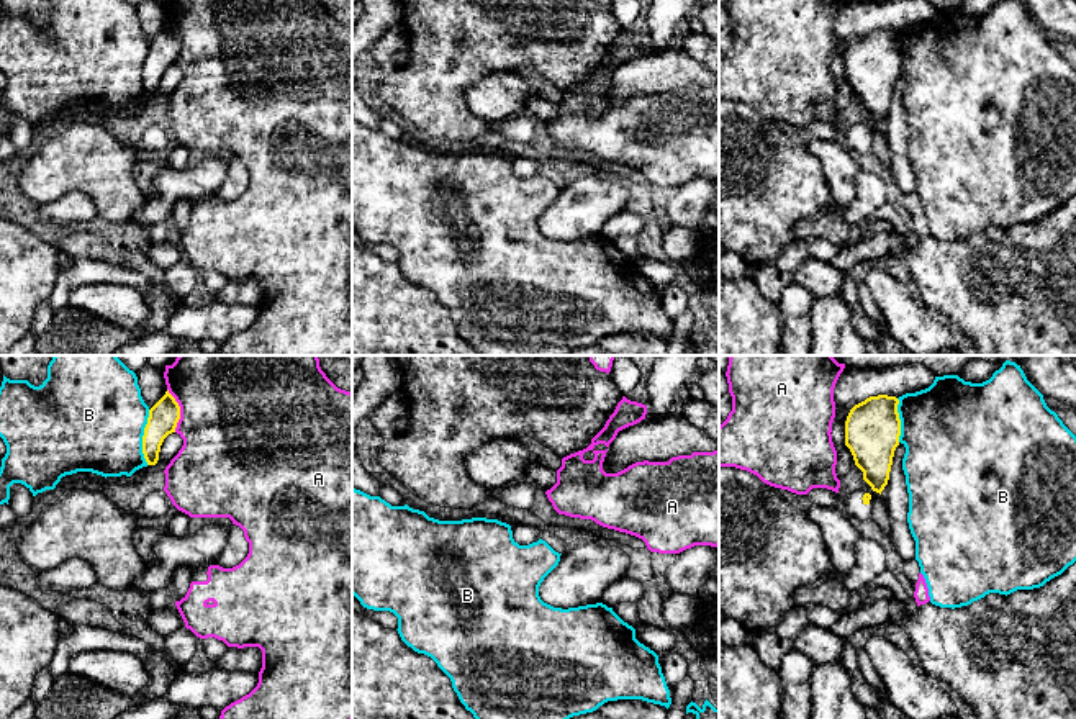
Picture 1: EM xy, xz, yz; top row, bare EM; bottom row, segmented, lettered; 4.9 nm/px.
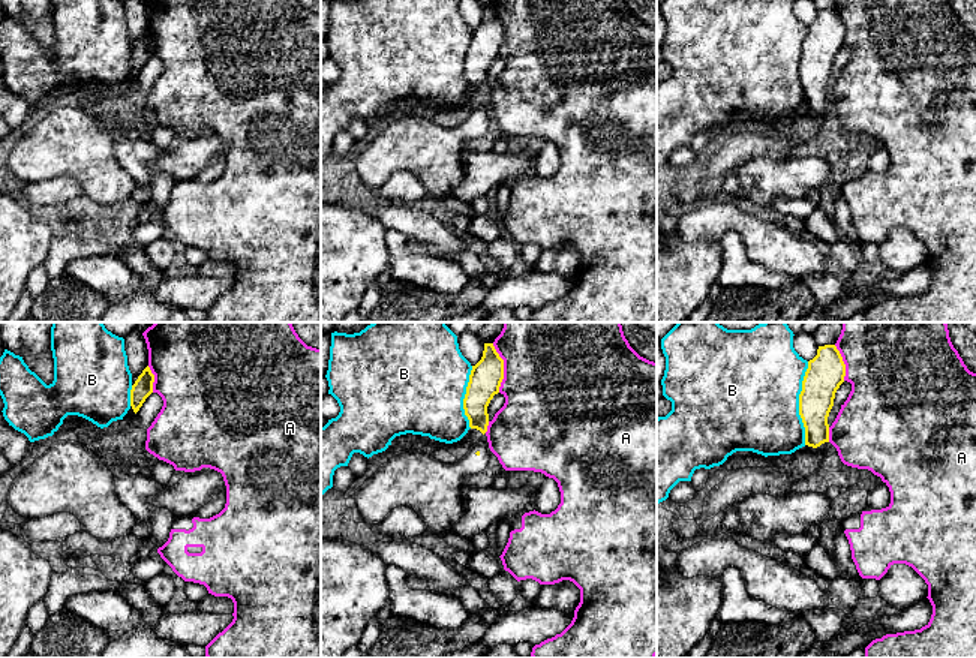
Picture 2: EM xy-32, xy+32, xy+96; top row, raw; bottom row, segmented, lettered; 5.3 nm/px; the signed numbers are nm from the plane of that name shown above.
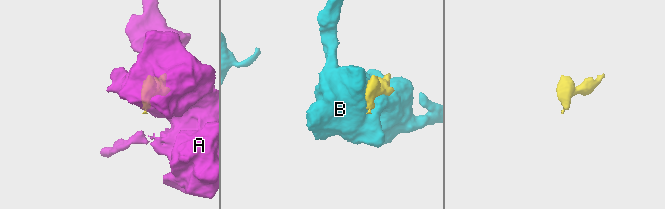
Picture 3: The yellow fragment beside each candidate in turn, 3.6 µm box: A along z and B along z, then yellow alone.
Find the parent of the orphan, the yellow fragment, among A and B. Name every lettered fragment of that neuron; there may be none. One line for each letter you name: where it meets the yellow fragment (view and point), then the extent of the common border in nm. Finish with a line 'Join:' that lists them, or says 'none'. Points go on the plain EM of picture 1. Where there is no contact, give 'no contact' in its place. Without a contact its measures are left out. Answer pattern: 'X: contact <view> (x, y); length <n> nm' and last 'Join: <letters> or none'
Join: none

